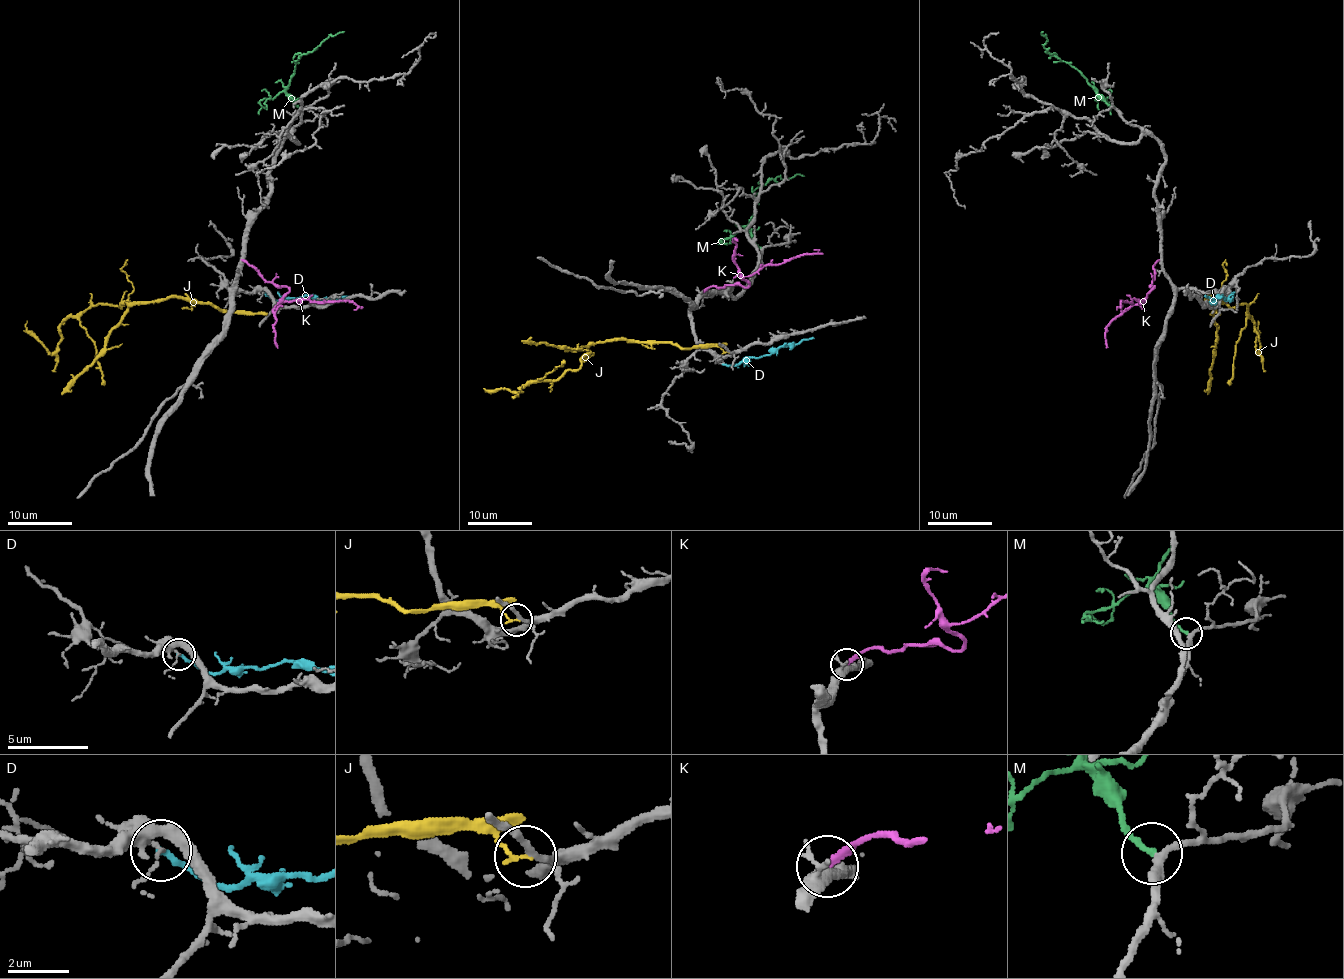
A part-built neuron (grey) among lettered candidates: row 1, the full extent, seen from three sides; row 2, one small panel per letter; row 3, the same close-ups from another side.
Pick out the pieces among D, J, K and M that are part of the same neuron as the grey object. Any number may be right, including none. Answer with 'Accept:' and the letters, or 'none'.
Accept: M

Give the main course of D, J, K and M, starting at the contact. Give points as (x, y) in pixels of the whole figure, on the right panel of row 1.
D: (1231, 293), (1231, 299), (1223, 296), (1210, 299), (1205, 296)
J: (1218, 314), (1213, 312), (1209, 298), (1235, 308), (1246, 304), (1259, 342), (1257, 353), (1257, 320)
K: (1160, 259), (1153, 265), (1153, 286), (1144, 301), (1121, 301), (1116, 309)
M: (1114, 108), (1079, 72), (1050, 54), (1043, 46), (1046, 37), (1043, 32)

